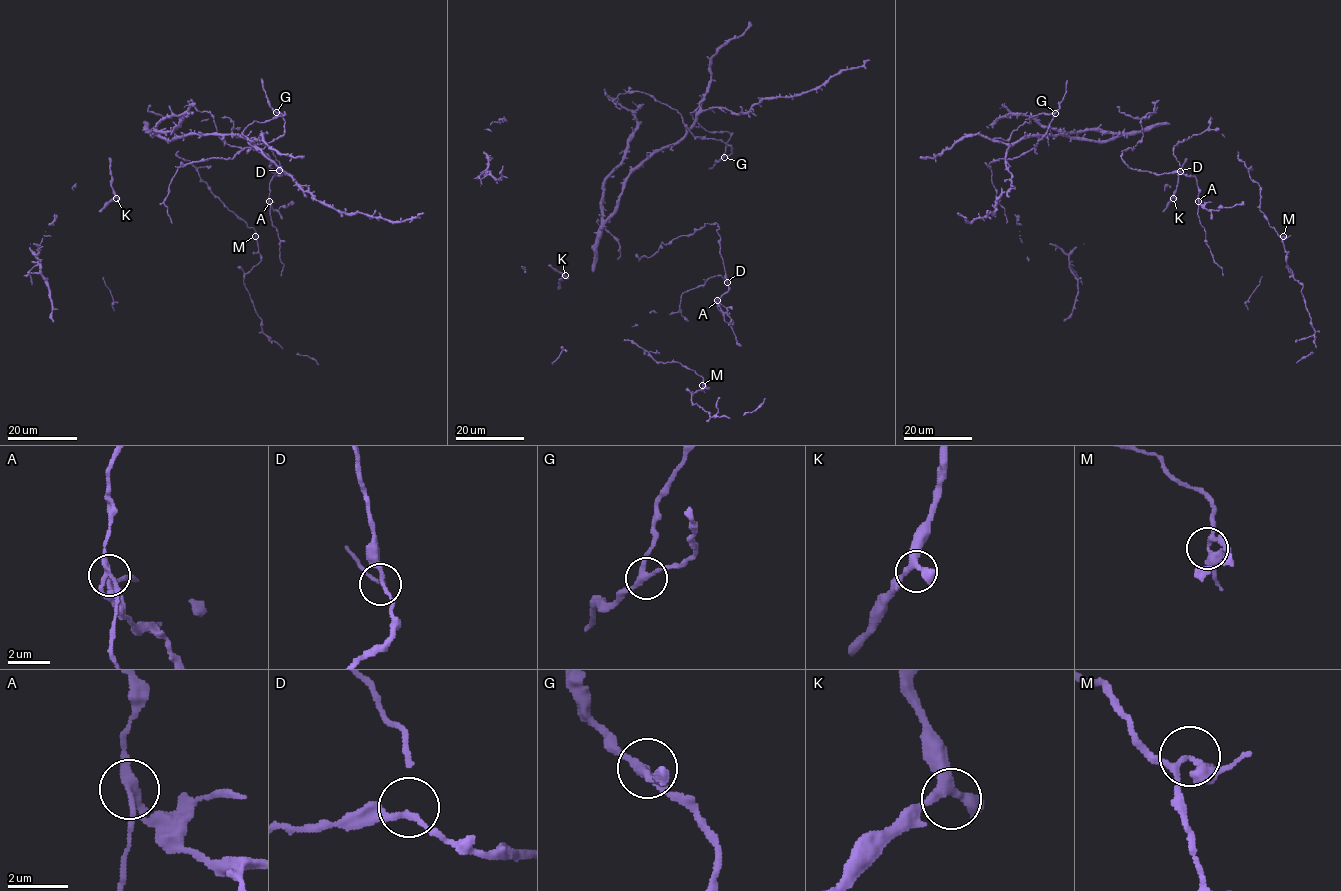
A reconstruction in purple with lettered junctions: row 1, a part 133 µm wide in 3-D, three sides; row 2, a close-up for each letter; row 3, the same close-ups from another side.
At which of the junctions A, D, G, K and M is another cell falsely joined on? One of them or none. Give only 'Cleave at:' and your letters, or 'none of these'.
Cleave at: A

